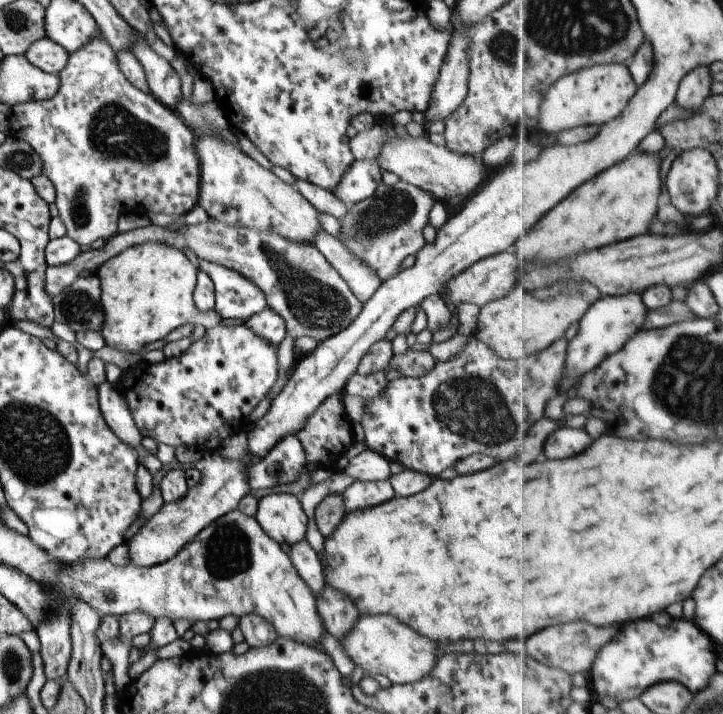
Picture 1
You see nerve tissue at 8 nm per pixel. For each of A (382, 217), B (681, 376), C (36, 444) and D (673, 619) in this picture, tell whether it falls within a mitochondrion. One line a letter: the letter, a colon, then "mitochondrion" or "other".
A: mitochondrion
B: mitochondrion
C: mitochondrion
D: other

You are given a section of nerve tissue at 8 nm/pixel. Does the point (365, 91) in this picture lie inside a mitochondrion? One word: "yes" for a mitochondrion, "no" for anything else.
no

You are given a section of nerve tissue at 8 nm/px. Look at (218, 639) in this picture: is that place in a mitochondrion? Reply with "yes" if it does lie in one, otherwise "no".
no

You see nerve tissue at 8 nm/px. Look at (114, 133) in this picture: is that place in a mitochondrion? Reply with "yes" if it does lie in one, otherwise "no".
yes

